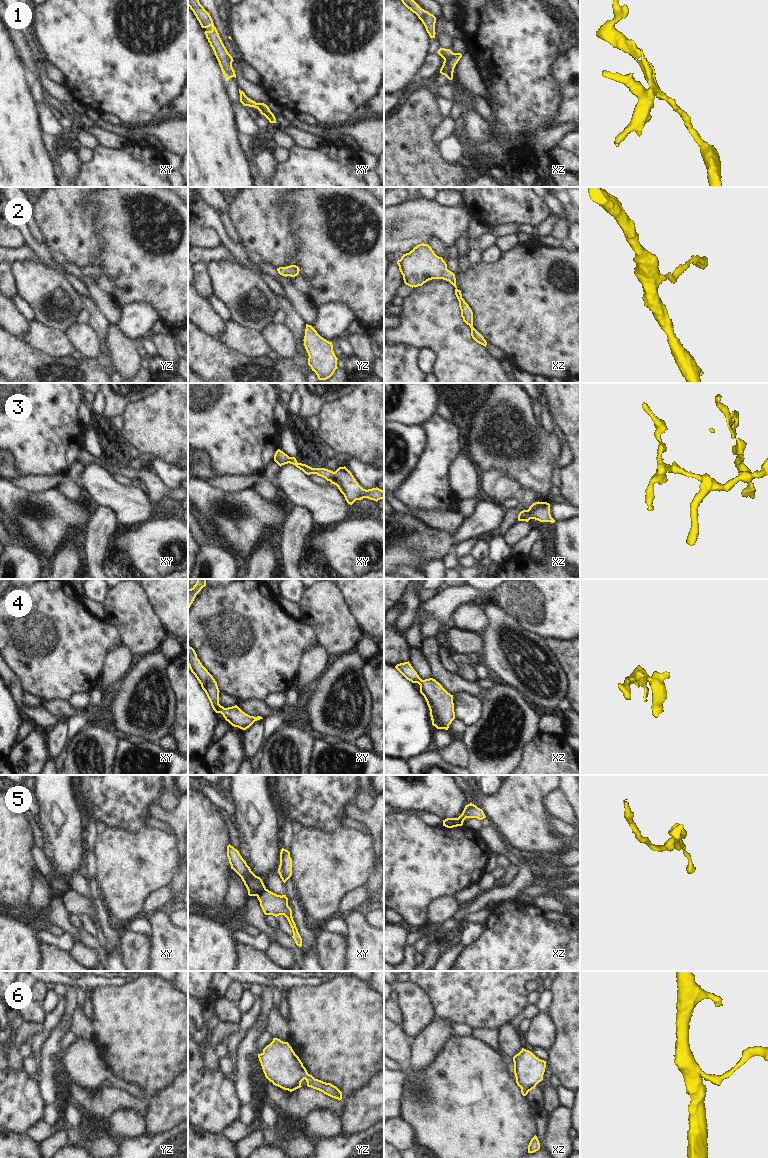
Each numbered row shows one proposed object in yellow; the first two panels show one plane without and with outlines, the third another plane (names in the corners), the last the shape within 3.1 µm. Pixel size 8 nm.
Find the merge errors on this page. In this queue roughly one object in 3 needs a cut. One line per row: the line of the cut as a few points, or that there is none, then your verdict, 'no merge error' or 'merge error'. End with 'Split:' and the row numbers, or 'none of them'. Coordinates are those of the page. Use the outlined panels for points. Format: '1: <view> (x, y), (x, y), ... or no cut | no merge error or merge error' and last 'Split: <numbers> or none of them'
1: xz (454, 53), (444, 59) | merge error
2: no cut | no merge error
3: no cut | no merge error
4: no cut | no merge error
5: xy (265, 888), (256, 895) | merge error
6: no cut | no merge error
Split: 1, 5

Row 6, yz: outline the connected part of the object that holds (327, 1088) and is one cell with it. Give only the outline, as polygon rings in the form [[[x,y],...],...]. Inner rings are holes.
[[[273,1038],[263,1052],[258,1054],[258,1058],[265,1077],[275,1086],[292,1092],[302,1087],[301,1082],[305,1079],[308,1087],[332,1098],[342,1099],[342,1092],[336,1086],[315,1079],[307,1072],[288,1042]]]

